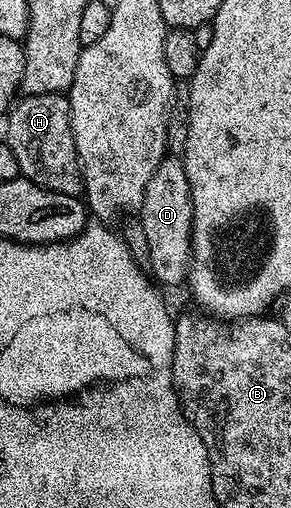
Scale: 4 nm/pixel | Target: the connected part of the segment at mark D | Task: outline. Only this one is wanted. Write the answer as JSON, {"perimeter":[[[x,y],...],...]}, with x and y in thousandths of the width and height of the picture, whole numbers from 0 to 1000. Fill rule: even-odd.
{"perimeter":[[[570,307],[546,323],[546,331],[533,331],[533,346],[505,354],[505,370],[491,378],[478,427],[519,494],[512,531],[522,545],[557,565],[608,563],[619,555],[625,561],[643,547],[656,506],[663,396],[656,362],[643,354],[636,323],[619,309]]]}

